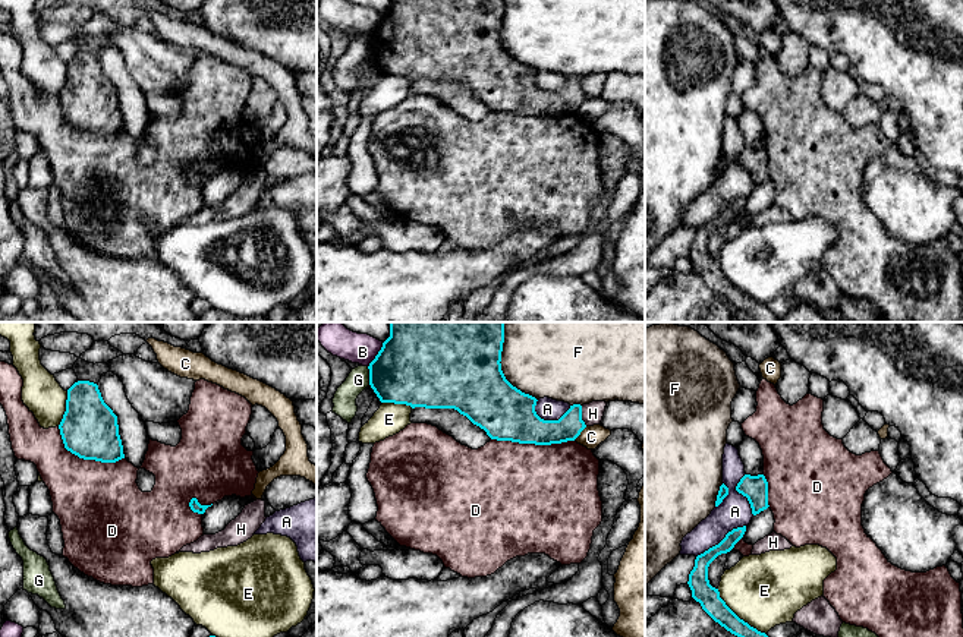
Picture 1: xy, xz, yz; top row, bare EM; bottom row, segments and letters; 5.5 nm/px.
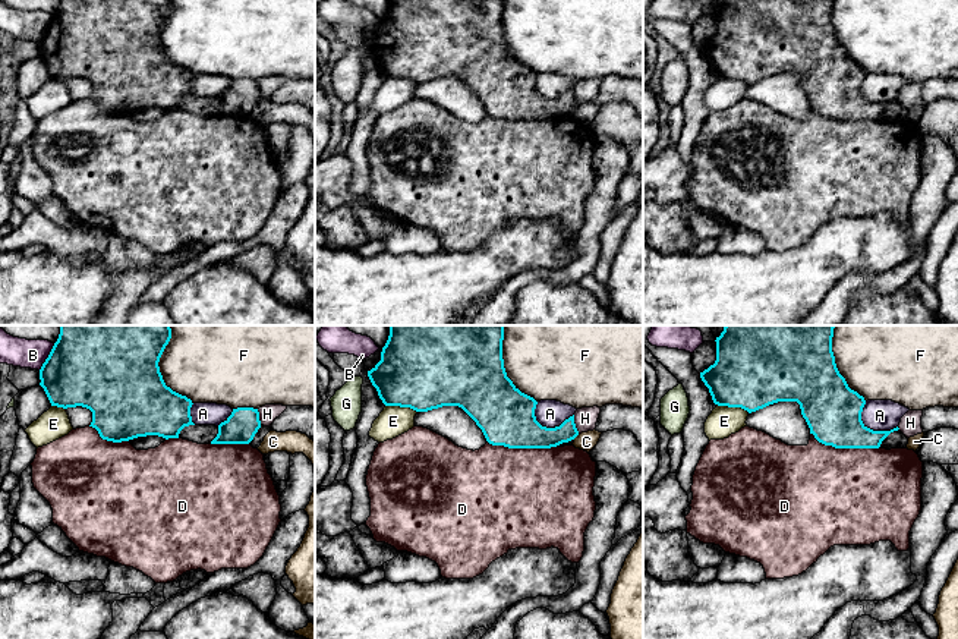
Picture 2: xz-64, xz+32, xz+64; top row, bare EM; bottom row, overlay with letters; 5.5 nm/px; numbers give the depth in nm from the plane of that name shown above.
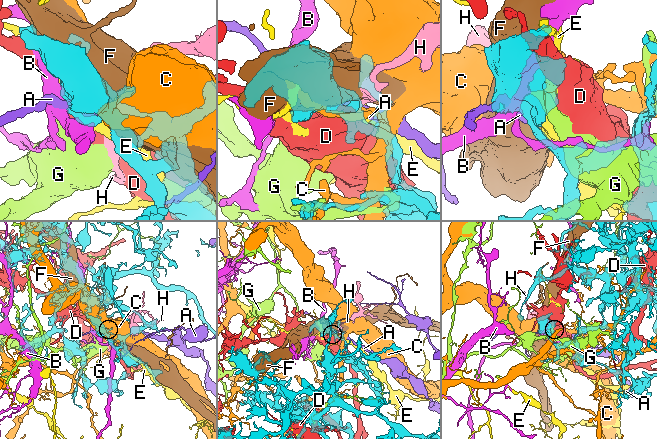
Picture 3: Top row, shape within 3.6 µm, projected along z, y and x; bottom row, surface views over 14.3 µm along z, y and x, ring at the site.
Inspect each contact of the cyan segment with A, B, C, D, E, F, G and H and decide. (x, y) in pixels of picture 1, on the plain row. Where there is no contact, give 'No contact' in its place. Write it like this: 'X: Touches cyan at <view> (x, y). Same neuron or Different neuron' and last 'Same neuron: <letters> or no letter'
A: Touches cyan at yz (721, 213). Different neuron
B: Touches cyan at xz (377, 27). Different neuron
C: Touches cyan at xz (579, 106). Different neuron
D: Touches cyan at xz (532, 114). Different neuron
E: Touches cyan at yz (738, 289). Different neuron
F: Touches cyan at xz (500, 41). Different neuron
G: Touches cyan at xz (370, 47). Different neuron
H: Touches cyan at xz (581, 88). Different neuron
Same neuron: no letter

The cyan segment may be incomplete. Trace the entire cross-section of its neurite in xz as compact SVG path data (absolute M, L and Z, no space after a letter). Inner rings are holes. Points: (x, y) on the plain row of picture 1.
M390 0L390 9L369 35L369 57L381 75L406 76L412 81L454 81L491 111L519 116L551 117L575 113L586 100L582 78L573 76L558 92L544 92L536 83L536 70L513 59L501 42L504 0Z

